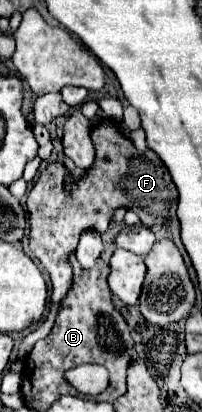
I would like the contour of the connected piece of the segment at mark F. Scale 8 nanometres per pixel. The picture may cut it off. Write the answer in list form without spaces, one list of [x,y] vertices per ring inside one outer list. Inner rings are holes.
[[[111,120],[95,126],[95,130],[91,130],[91,138],[97,150],[97,160],[87,170],[87,176],[75,182],[75,188],[71,194],[65,194],[63,190],[67,168],[55,162],[55,164],[49,164],[39,174],[35,186],[27,196],[27,210],[29,210],[29,222],[31,222],[29,246],[35,258],[43,264],[43,268],[49,274],[49,280],[53,284],[53,294],[51,294],[53,304],[46,319],[31,334],[23,338],[17,352],[19,362],[25,362],[35,342],[44,339],[54,326],[57,306],[71,286],[71,264],[67,258],[69,258],[69,252],[77,248],[79,234],[85,228],[93,228],[103,234],[111,222],[113,212],[121,206],[125,206],[127,210],[133,210],[141,218],[141,222],[151,230],[177,228],[175,210],[177,210],[179,196],[161,158],[153,150],[147,150],[147,152],[135,150],[131,140],[127,140]],[[171,220],[175,220],[175,226],[169,226]]]

